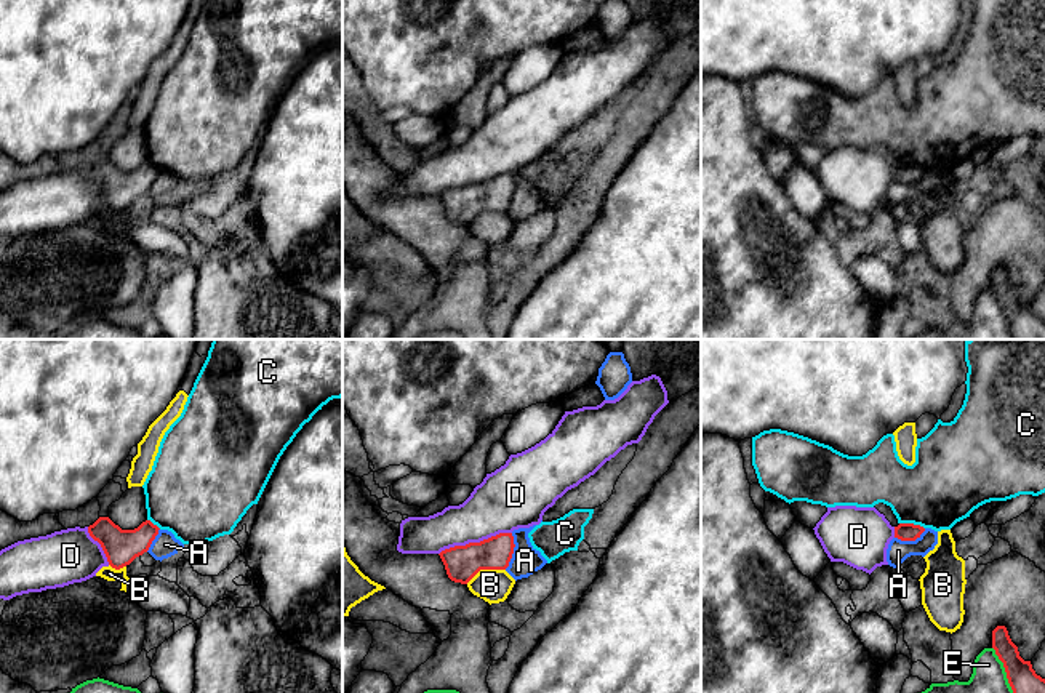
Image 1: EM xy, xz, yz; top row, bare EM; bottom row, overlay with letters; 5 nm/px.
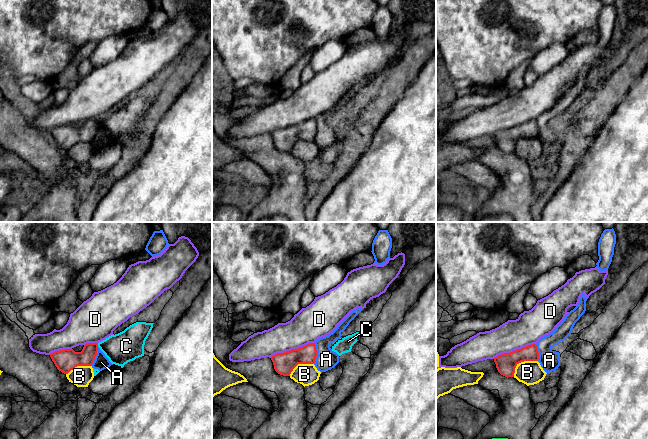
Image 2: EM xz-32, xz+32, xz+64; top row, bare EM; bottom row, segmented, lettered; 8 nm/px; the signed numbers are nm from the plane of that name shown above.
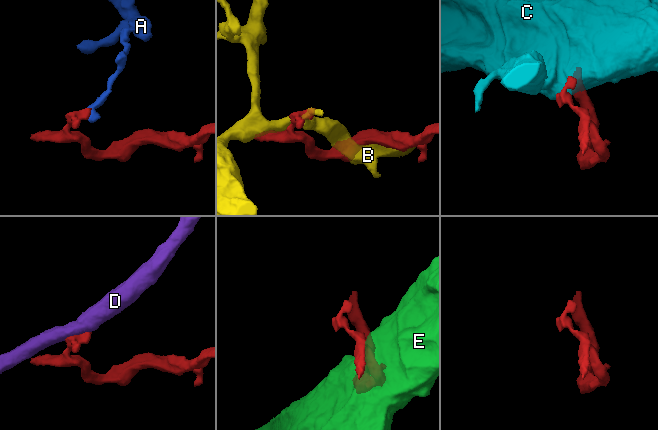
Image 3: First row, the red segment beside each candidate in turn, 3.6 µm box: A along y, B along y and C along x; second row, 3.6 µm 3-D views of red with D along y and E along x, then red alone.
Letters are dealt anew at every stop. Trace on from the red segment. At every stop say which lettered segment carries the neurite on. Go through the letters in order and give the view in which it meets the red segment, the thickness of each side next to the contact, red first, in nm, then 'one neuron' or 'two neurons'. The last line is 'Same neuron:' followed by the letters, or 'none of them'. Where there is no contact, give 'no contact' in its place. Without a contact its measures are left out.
A: meets red in xz; 170 nm thick on the red side, 150 nm on the other; two neurons
B: meets red in xz; 180 nm thick on the red side, 170 nm on the other; two neurons
C: meets red in yz; 100 nm thick on the red side, 380 nm on the other; two neurons
D: meets red in xz; 180 nm thick on the red side, 300 nm on the other; two neurons
E: meets red in yz; 160 nm thick on the red side, 260 nm on the other; two neurons
Same neuron: none of them

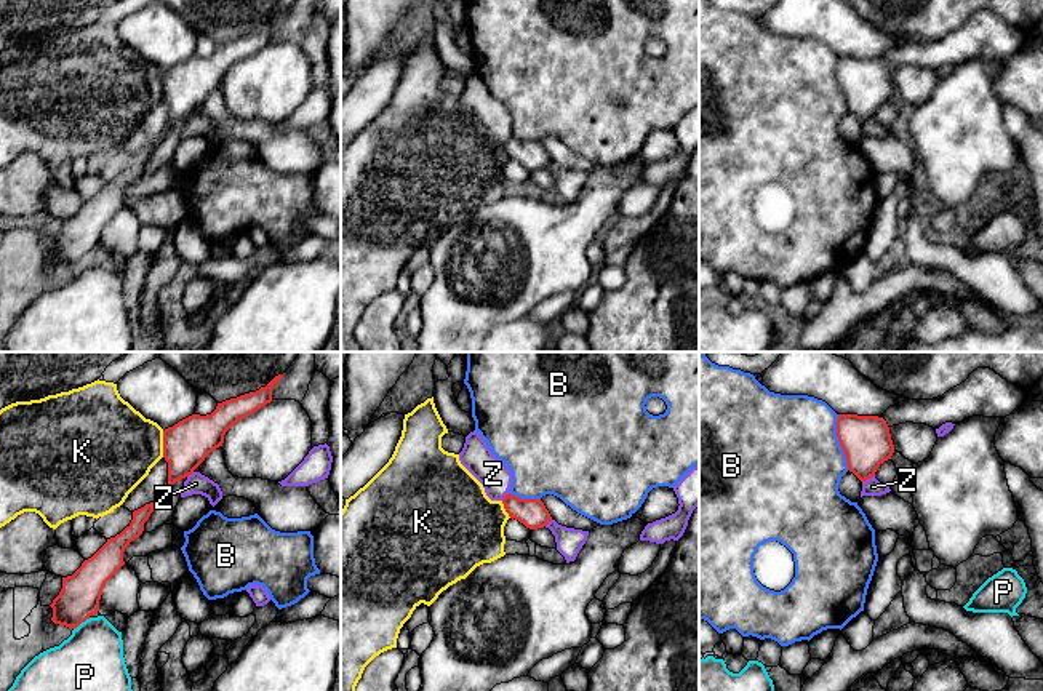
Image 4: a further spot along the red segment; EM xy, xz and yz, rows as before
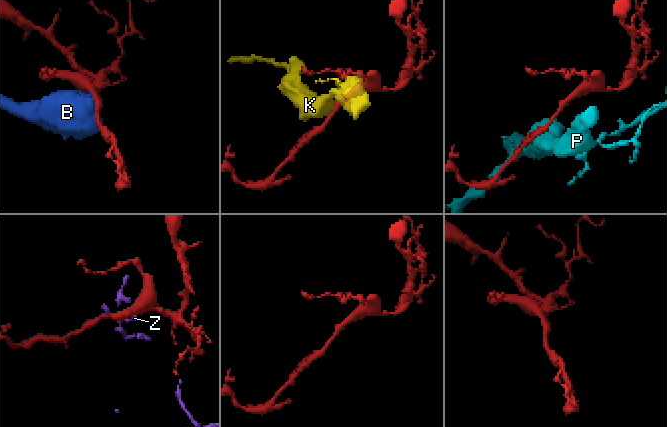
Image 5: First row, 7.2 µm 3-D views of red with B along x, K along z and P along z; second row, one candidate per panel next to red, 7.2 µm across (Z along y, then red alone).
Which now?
B: meets red in yz; 260 nm thick on the red side, 500 nm on the other; two neurons
K: meets red in xy; 240 nm thick on the red side, 420 nm on the other; two neurons
P: meets red in xy; 200 nm thick on the red side, 380 nm on the other; two neurons
Z: meets red in yz; 260 nm thick on the red side, 90 nm on the other; two neurons
Same neuron: none of them

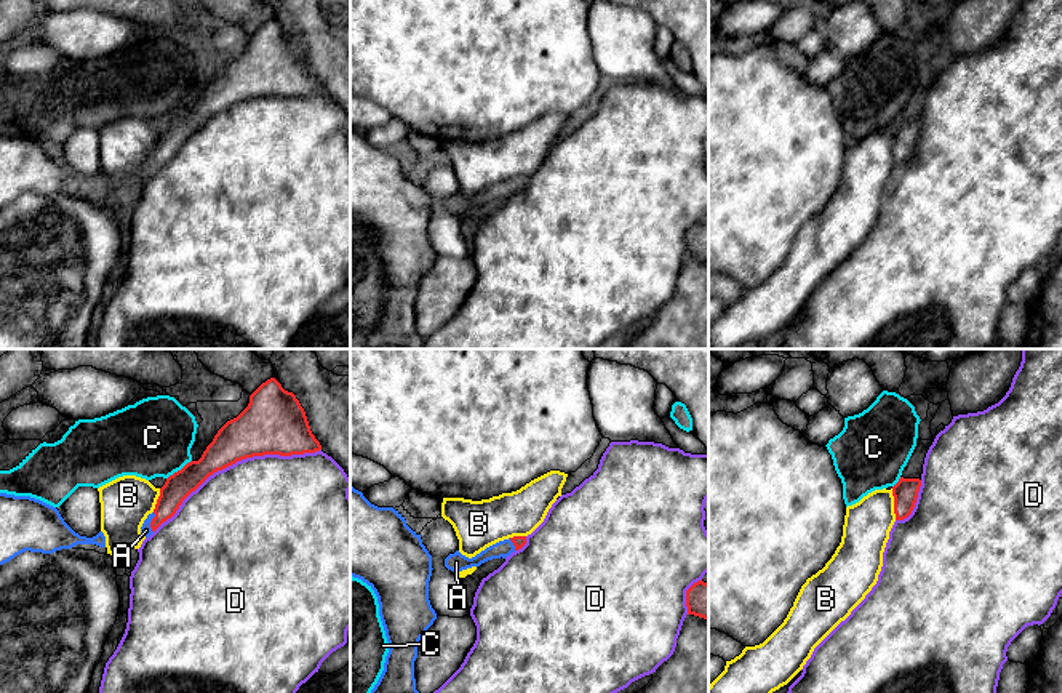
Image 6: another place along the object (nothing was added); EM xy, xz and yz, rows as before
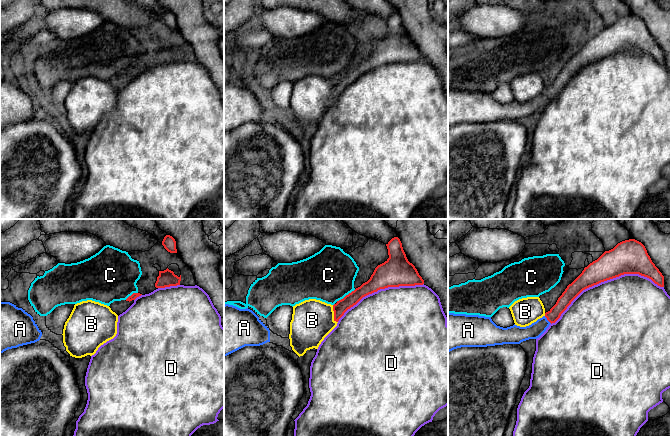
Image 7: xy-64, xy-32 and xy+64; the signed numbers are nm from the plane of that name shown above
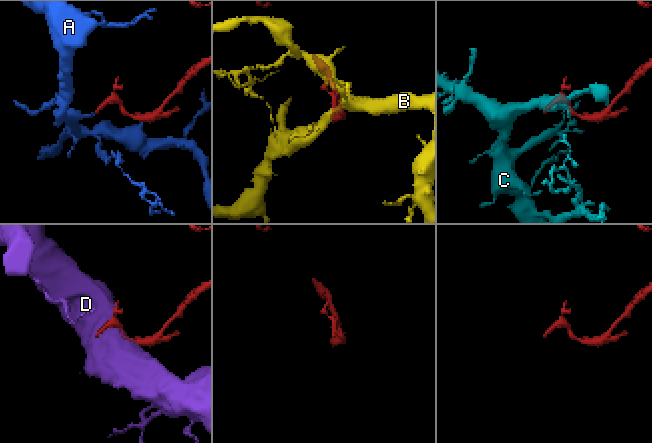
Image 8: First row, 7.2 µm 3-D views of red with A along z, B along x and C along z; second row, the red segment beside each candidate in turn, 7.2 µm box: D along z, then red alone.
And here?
A: meets red in xy; 140 nm thick on the red side, 60 nm on the other; one neuron
B: meets red in yz; 130 nm thick on the red side, 240 nm on the other; two neurons
C: meets red in xy; 160 nm thick on the red side, 380 nm on the other; two neurons
D: meets red in xy; 300 nm thick on the red side, 480 nm on the other; two neurons
Same neuron: A

